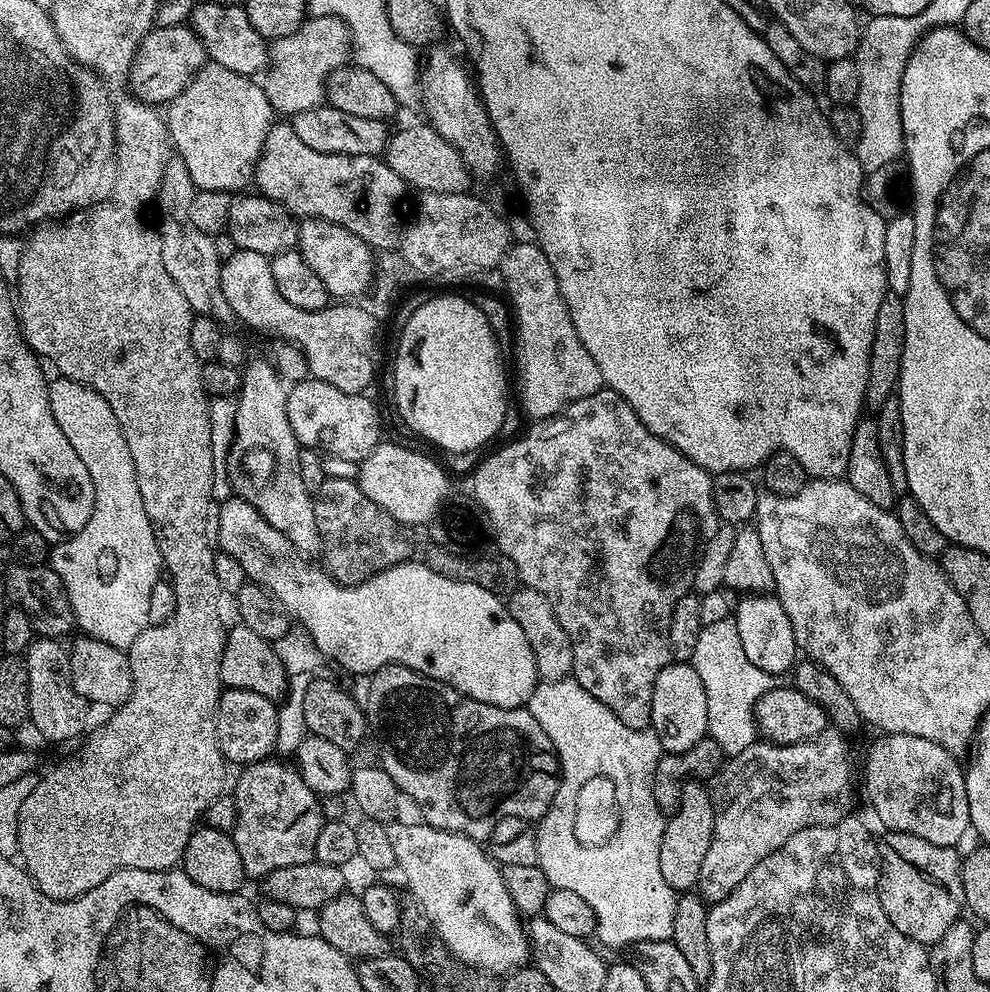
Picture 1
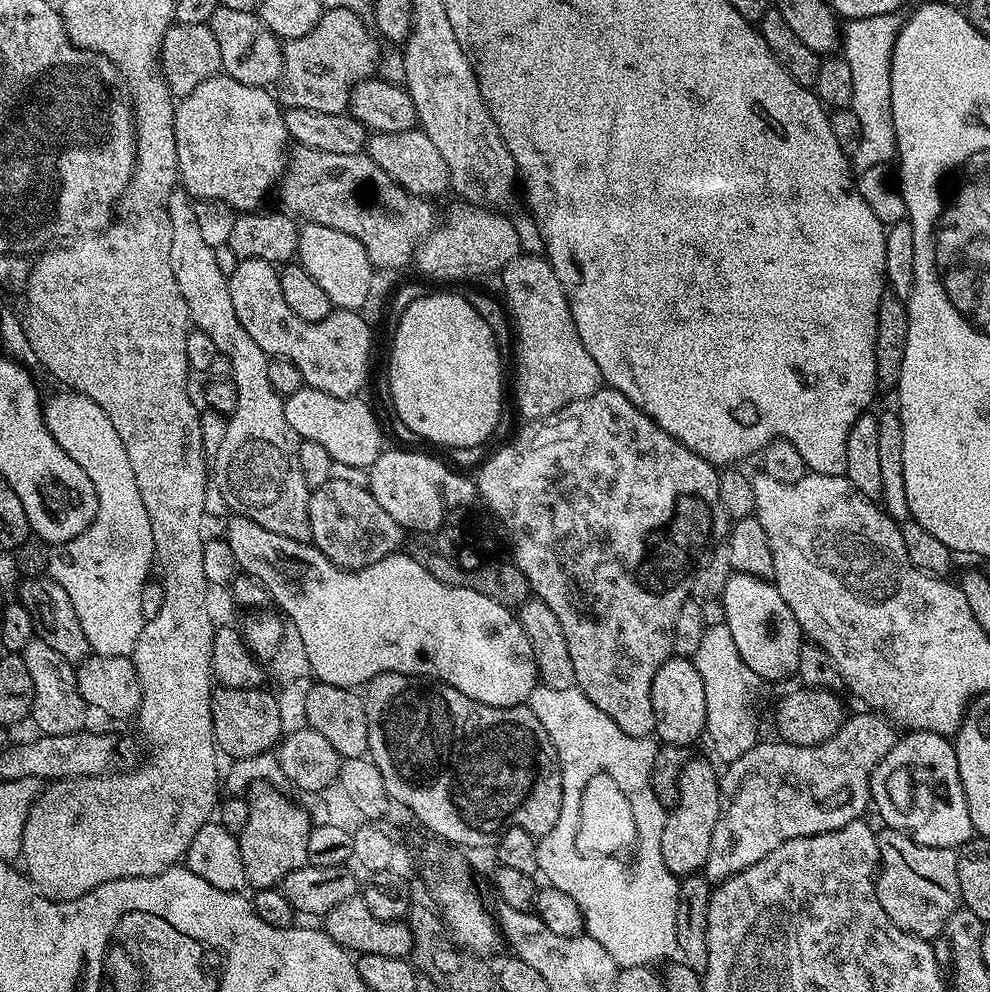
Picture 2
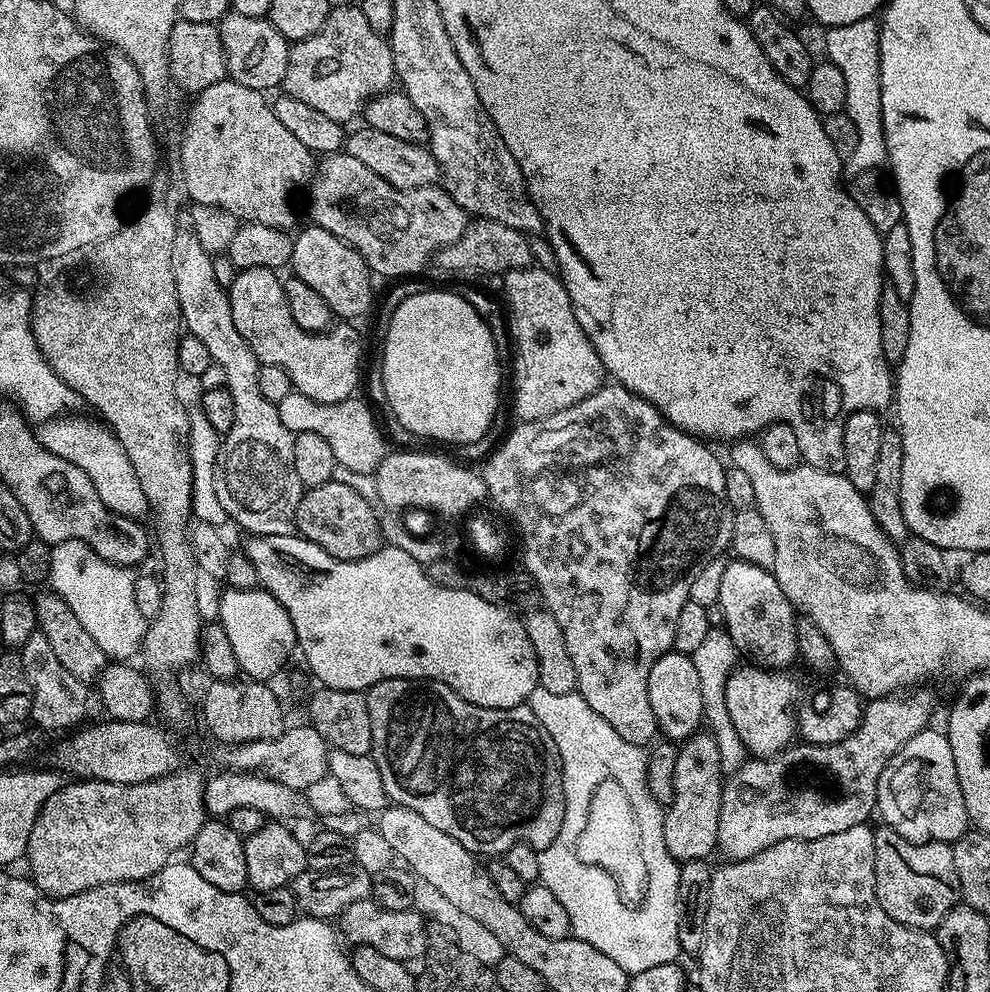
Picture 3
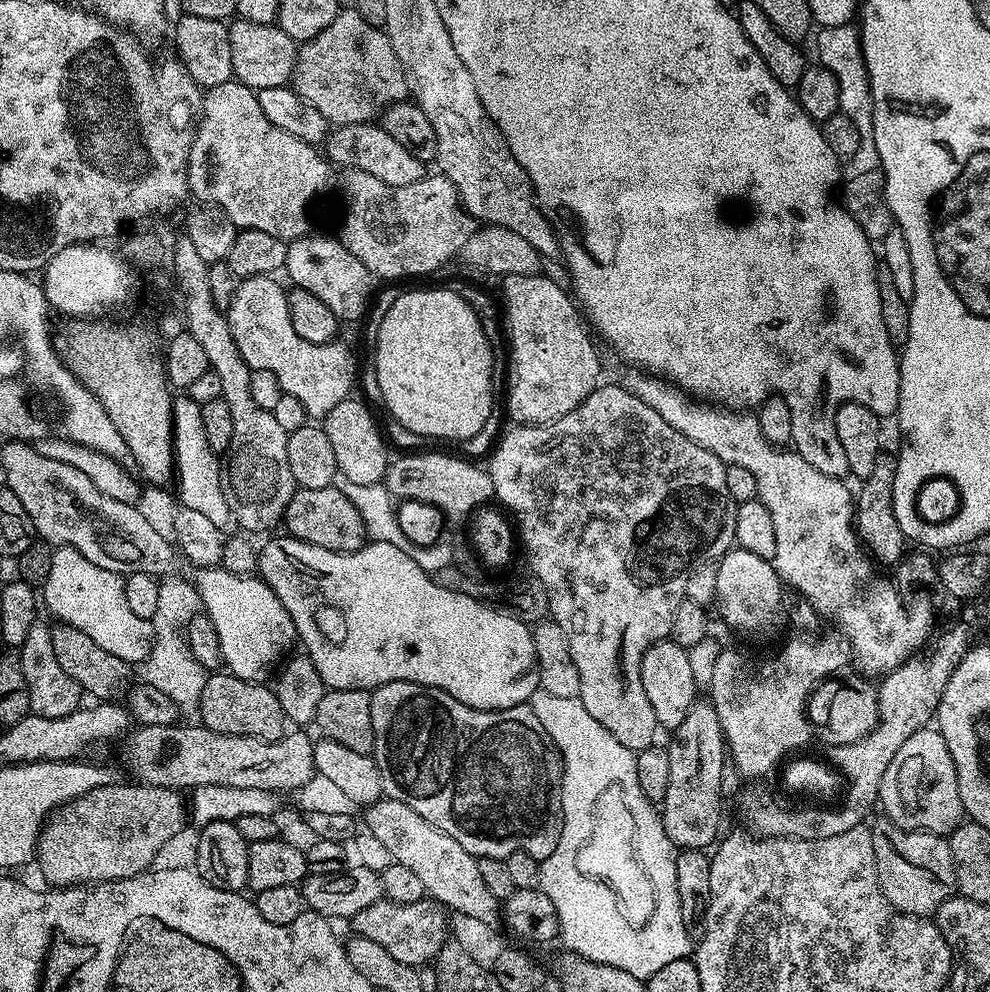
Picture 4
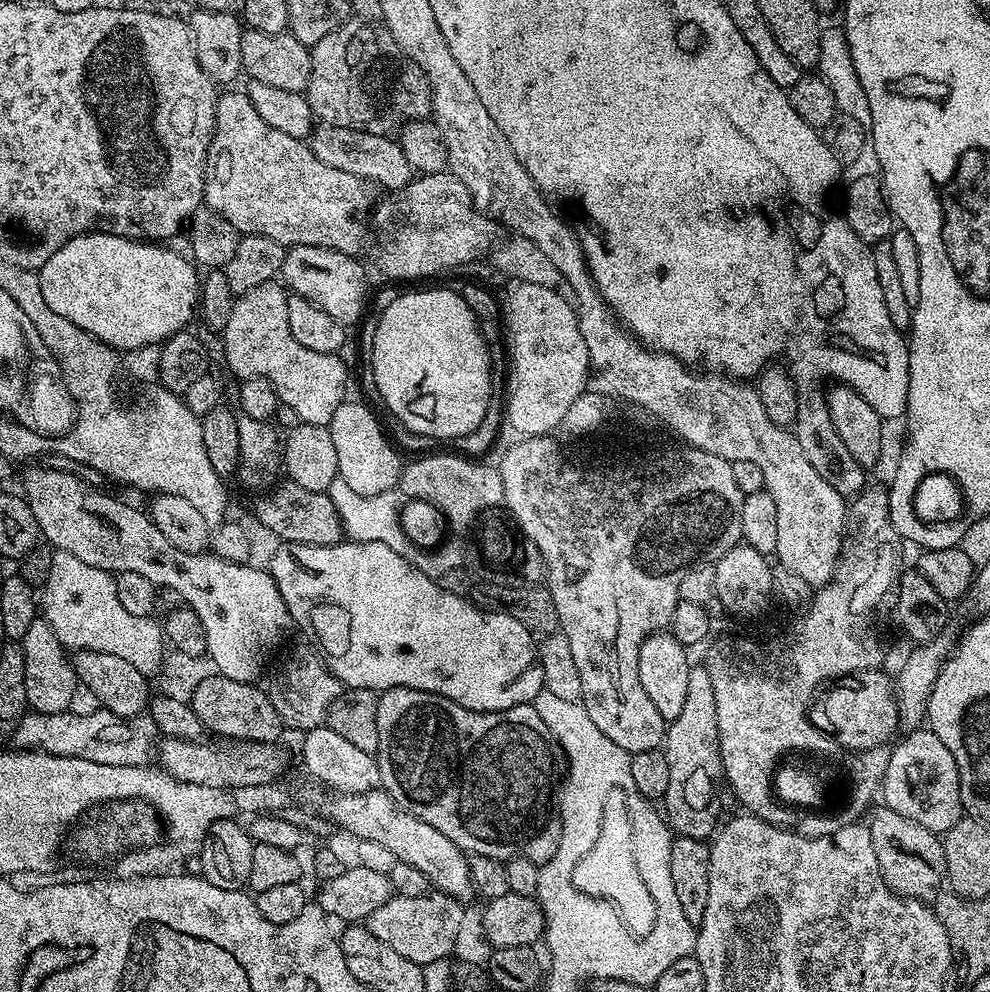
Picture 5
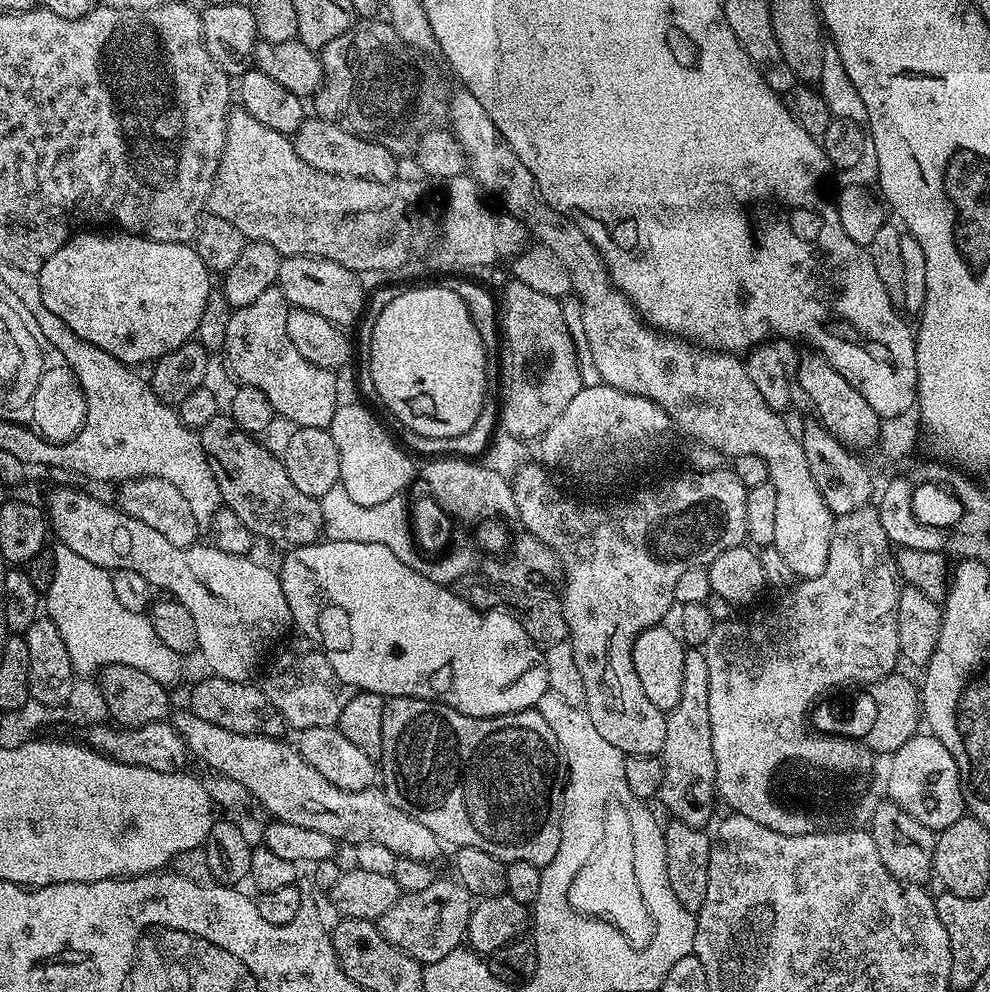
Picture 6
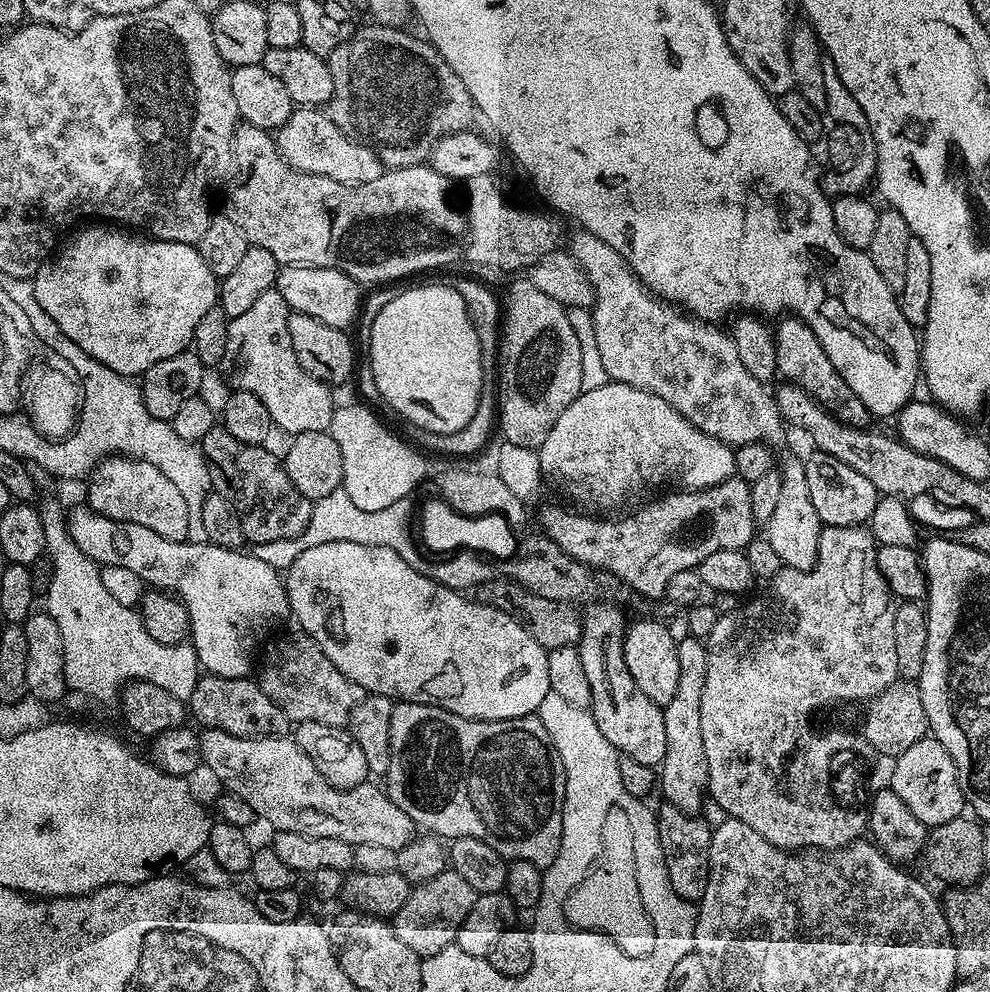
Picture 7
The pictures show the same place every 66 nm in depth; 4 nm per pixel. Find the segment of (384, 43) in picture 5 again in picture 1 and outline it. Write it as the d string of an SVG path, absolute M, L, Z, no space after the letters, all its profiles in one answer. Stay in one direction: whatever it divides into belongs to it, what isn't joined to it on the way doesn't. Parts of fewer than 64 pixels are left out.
M312 16L286 38L271 41L268 67L262 76L262 87L273 113L284 118L296 116L325 103L328 79L334 70L345 67L353 55L351 32L347 23L334 16Z

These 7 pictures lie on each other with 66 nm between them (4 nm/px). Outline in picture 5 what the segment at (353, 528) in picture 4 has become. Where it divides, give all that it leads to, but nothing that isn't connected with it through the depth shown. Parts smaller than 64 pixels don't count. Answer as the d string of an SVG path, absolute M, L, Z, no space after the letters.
M280 482L271 490L257 496L260 497L256 500L256 520L266 531L273 532L277 536L275 538L277 541L326 546L341 543L345 539L338 510L327 492L302 490L302 486L297 484Z

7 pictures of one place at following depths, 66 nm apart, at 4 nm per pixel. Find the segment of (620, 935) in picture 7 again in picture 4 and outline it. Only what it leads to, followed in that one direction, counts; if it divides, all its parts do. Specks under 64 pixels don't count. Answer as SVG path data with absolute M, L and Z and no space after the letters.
M621 784L606 786L606 790L598 794L598 802L594 806L590 824L590 834L582 850L578 850L576 865L584 876L605 884L616 896L622 915L639 926L646 923L654 914L656 895L652 877L638 859L638 833L628 795Z

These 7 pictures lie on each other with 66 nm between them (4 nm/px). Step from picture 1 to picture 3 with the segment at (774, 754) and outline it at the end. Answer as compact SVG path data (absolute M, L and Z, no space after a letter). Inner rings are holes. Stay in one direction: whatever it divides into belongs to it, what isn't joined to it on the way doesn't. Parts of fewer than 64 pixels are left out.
M912 690L907 694L893 694L890 696L882 696L872 698L864 704L864 716L860 719L858 730L854 730L854 734L850 734L846 738L842 738L842 742L834 742L833 744L821 744L819 746L797 746L789 747L787 750L767 758L748 758L743 766L733 776L727 777L724 781L724 789L722 790L722 798L720 799L720 817L718 818L718 838L716 846L719 855L724 855L725 861L729 860L745 860L754 854L758 854L762 850L766 850L770 846L774 846L778 842L786 842L787 840L817 840L818 838L826 838L826 834L838 834L841 830L850 830L850 826L858 826L859 824L868 824L871 816L876 812L876 795L878 794L878 778L882 774L882 770L886 770L886 766L890 762L890 758L894 758L894 754L898 754L898 750L902 750L902 746L906 746L906 742L910 742L910 738L914 738L914 734L923 732L929 727L932 711L936 708L936 700L928 692L920 692L924 690ZM792 768L802 775L808 776L813 772L814 775L824 775L830 783L836 787L836 793L833 796L827 796L820 788L800 788L797 792L792 792Z

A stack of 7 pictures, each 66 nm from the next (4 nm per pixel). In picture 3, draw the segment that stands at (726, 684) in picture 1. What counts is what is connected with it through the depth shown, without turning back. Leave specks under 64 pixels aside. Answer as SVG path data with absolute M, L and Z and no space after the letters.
M712 628L707 632L701 645L690 655L698 673L698 680L701 683L704 720L707 729L718 745L720 772L727 778L737 773L748 758L747 748L738 738L738 732L734 730L733 723L730 722L730 714L726 710L725 700L725 684L728 681L729 674L737 665L738 653L727 629Z

